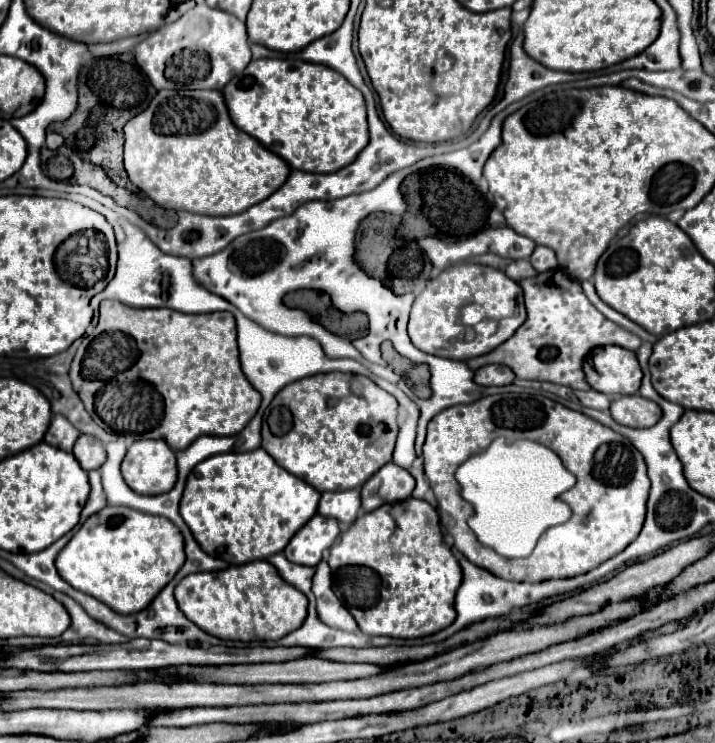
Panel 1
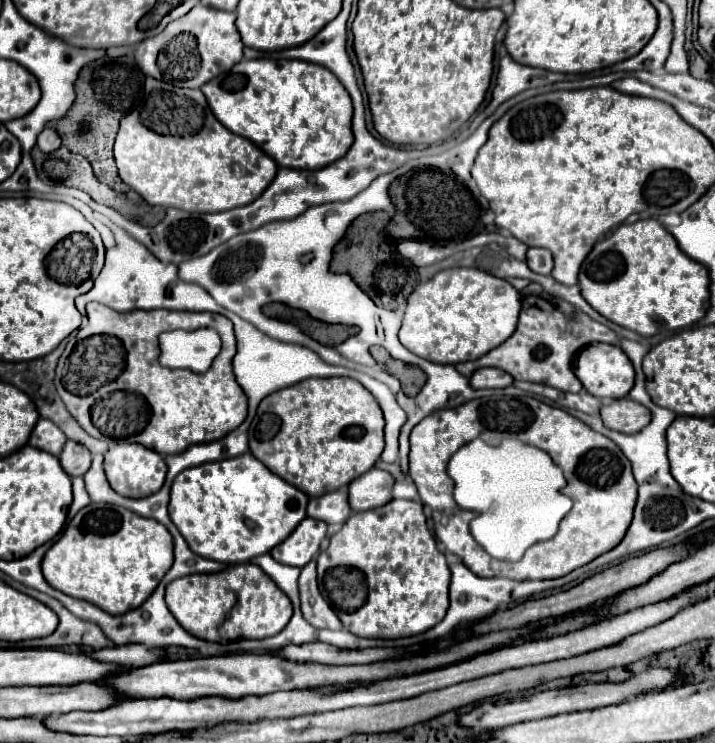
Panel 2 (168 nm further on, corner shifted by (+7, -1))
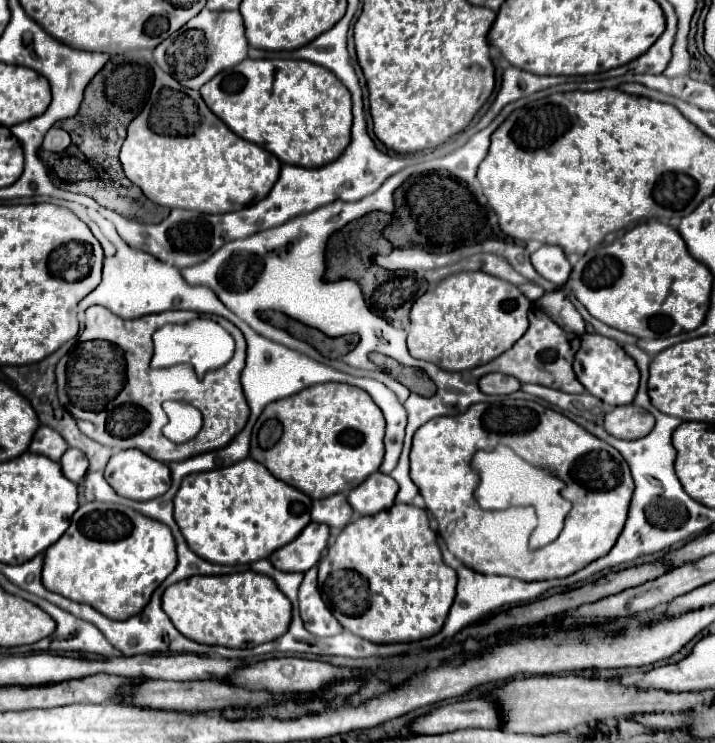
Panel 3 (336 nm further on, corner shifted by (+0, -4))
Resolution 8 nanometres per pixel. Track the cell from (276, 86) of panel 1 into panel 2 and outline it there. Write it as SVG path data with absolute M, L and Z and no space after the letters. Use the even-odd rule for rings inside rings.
M270 58L242 60L242 62L234 64L234 68L232 68L222 80L220 80L220 76L218 76L218 78L210 80L210 84L204 84L204 86L202 86L202 92L204 92L206 100L208 100L208 106L210 106L210 110L214 112L214 116L216 116L230 132L252 140L252 142L254 142L258 148L262 148L270 158L274 158L279 167L318 170L324 168L324 166L328 166L328 164L332 164L332 162L336 162L338 158L342 158L342 156L348 152L348 148L352 146L352 142L354 142L354 134L352 134L352 128L350 128L350 126L352 126L352 100L350 100L350 94L346 92L346 88L340 84L340 80L338 80L330 70L326 70L326 68L322 68L320 64L314 64L314 62L304 62L304 60L280 60L280 62L278 62L278 60L270 60Z

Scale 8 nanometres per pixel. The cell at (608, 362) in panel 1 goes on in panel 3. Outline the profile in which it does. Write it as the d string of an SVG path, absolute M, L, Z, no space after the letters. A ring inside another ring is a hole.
M597 333L583 335L581 349L575 355L573 369L577 379L583 383L583 387L607 405L629 405L639 389L639 369L635 361L623 351L623 347L617 341Z

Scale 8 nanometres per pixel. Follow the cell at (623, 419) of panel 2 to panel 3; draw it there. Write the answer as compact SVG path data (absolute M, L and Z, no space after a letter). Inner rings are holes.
M635 403L615 407L605 415L605 429L619 439L645 437L655 427L655 417Z

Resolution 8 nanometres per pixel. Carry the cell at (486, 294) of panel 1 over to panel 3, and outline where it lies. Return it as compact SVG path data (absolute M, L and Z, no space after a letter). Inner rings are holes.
M481 271L449 275L413 303L407 337L409 353L445 371L465 371L485 365L521 339L527 331L529 307L531 301L515 285L499 277Z

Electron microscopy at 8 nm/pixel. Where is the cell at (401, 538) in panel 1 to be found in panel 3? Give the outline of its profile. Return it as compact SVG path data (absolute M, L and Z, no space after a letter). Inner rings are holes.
M395 503L391 509L349 523L327 549L327 557L319 563L319 591L323 601L327 601L327 609L347 631L371 643L377 643L377 639L411 643L439 633L455 599L455 585L457 573L443 561L427 511L403 503Z

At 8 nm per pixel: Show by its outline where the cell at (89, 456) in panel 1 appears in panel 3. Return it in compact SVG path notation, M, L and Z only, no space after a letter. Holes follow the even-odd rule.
M67 449L65 455L61 457L61 469L63 469L63 473L65 473L65 477L69 481L79 483L85 477L87 469L89 469L89 461L87 461L83 451L79 451L79 449Z

